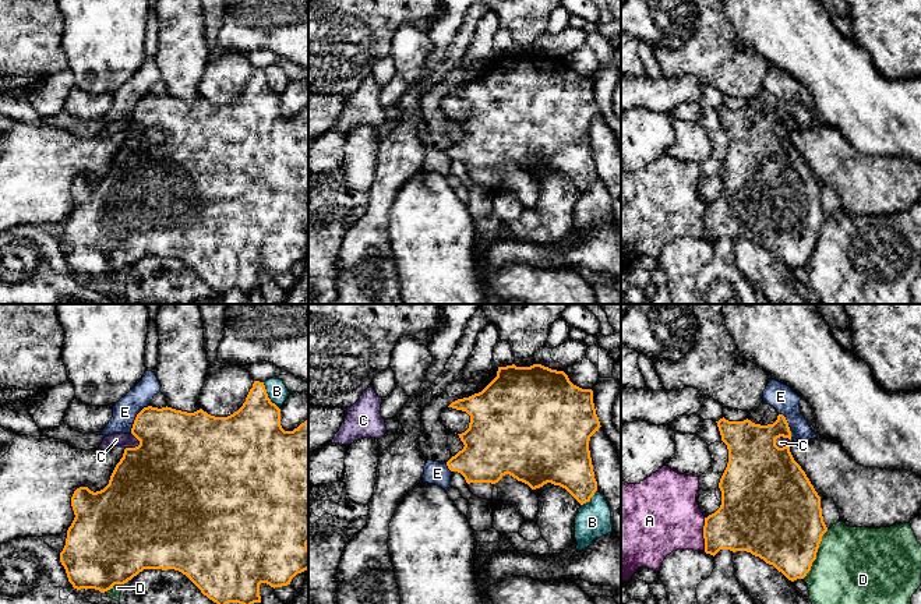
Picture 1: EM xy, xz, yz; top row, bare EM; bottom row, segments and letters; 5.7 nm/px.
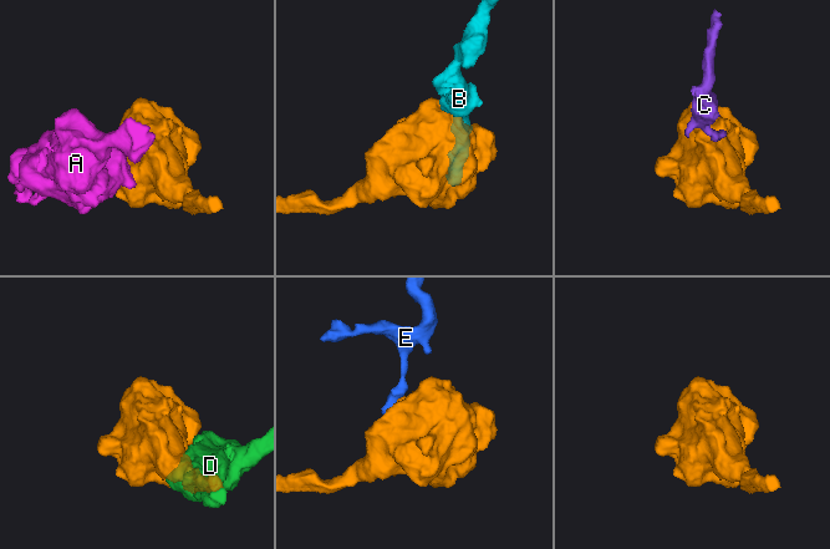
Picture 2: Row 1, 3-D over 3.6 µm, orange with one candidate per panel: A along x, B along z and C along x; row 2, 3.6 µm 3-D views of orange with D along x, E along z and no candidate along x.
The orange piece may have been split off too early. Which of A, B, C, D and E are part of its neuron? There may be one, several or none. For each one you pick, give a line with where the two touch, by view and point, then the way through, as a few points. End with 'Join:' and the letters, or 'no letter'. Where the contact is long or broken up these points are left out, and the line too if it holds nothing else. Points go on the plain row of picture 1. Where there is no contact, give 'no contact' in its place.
Join: no letter

